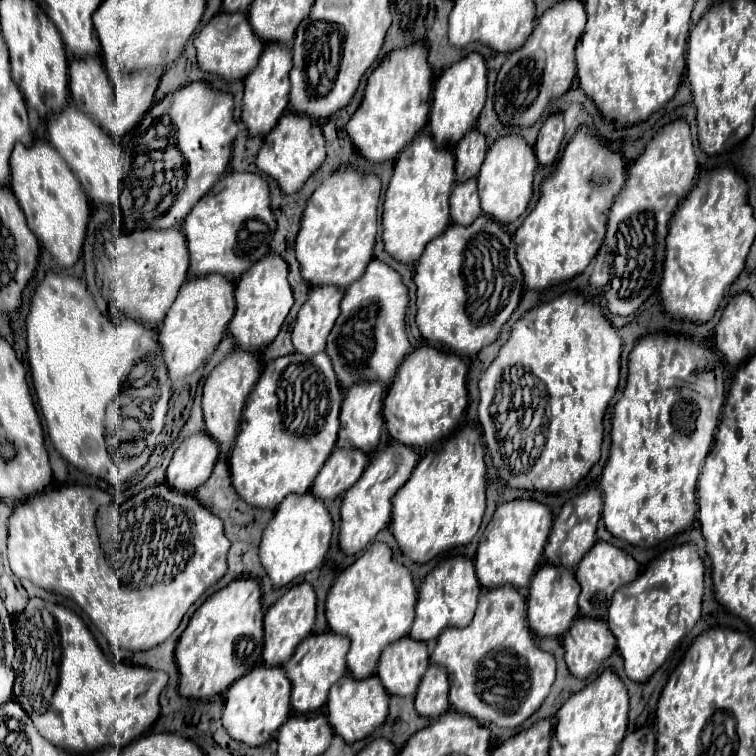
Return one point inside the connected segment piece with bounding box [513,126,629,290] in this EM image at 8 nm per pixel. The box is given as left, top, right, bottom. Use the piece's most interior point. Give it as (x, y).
(563, 233)

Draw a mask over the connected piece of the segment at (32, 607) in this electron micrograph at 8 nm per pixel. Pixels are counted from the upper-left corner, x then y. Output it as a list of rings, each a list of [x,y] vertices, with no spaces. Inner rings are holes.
[[[31,598],[27,608],[15,618],[13,630],[17,640],[17,652],[21,654],[17,672],[21,674],[21,686],[23,686],[21,694],[15,696],[15,700],[31,716],[39,734],[49,742],[53,742],[55,746],[73,754],[91,752],[95,748],[109,745],[123,748],[131,743],[131,740],[145,734],[159,716],[159,696],[167,686],[167,674],[147,666],[111,664],[109,658],[99,648],[99,644],[95,642],[89,628],[85,626],[85,622],[73,610],[45,602],[41,598]]]

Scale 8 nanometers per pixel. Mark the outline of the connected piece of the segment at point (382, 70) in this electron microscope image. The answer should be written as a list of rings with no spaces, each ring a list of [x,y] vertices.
[[[409,44],[405,50],[391,52],[369,74],[361,106],[347,124],[357,150],[369,162],[393,160],[417,136],[429,116],[433,92],[433,70],[425,56],[425,44]]]

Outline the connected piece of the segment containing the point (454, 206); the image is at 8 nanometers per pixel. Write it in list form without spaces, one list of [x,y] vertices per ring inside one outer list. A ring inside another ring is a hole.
[[[471,178],[467,182],[457,182],[451,192],[451,220],[461,226],[469,226],[477,216],[481,216],[479,196],[477,196],[477,180]]]

